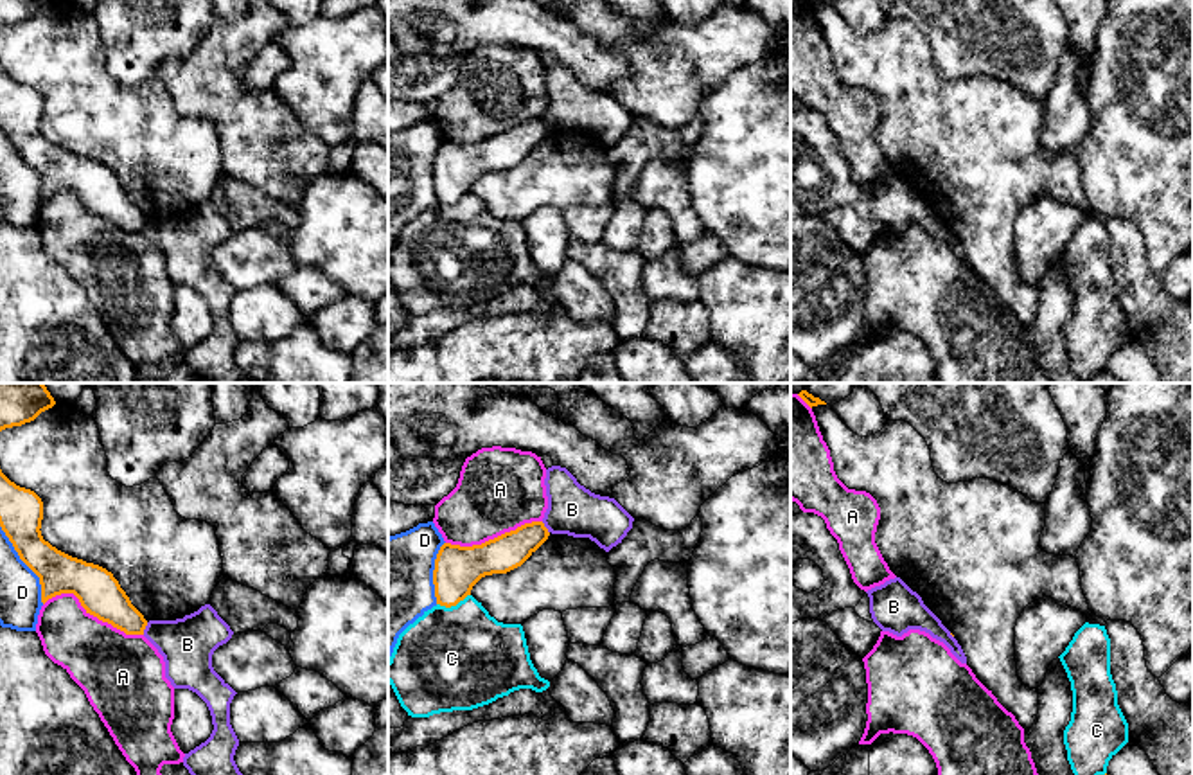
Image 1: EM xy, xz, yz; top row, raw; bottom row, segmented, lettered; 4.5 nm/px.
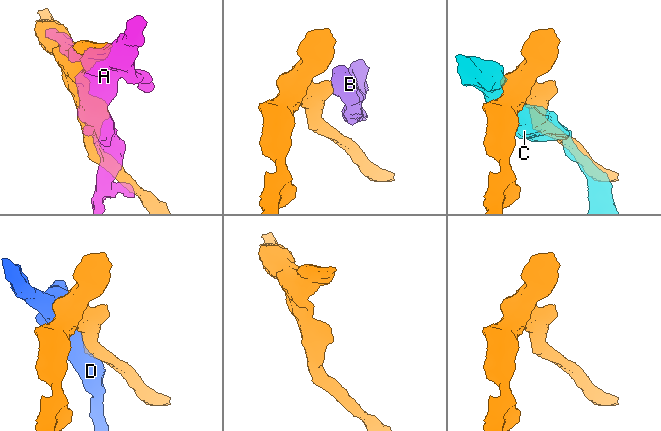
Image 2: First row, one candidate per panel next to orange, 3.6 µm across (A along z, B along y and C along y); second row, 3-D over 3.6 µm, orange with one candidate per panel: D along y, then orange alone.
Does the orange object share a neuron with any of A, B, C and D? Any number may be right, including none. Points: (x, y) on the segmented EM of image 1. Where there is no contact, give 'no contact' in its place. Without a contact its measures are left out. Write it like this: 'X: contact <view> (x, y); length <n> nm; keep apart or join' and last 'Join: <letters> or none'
A: contact xy (92, 614); length 480 nm; keep apart
B: contact xy (144, 628); length 60 nm; keep apart
C: contact xz (453, 605); length 160 nm; keep apart
D: contact xy (26, 563); length 400 nm; keep apart
Join: none

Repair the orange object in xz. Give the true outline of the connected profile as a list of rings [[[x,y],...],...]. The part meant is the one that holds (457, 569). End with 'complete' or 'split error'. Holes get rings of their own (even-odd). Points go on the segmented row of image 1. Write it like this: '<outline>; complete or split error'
[[[532,521],[482,545],[444,543],[435,559],[433,584],[437,604],[451,608],[471,595],[485,575],[507,574],[521,566],[550,532],[543,521]]]; complete

